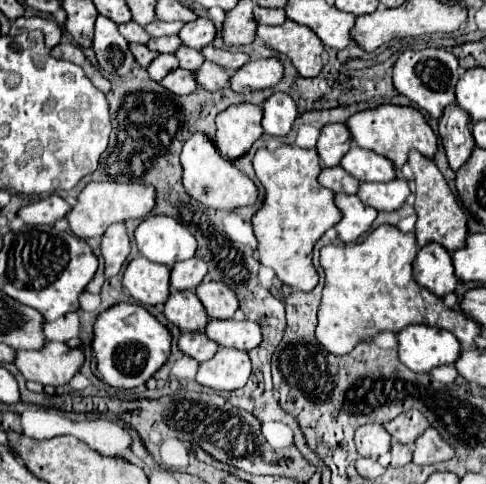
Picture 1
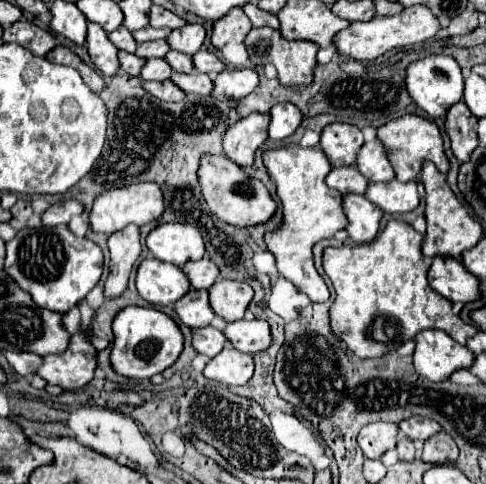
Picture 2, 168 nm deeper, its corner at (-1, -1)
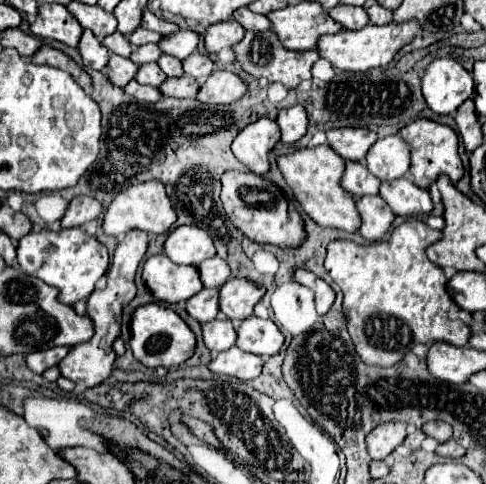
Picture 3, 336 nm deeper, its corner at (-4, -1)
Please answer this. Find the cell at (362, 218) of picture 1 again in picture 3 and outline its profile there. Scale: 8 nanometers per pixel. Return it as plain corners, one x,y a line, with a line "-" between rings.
379,195
355,197
355,205
357,205
357,211
363,221
359,233
367,241
379,241
389,231
393,219
395,219
393,211

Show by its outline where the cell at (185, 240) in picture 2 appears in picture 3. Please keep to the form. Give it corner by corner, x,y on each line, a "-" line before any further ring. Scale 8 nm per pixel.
183,225
173,229
163,245
163,253
177,265
199,265
201,261
215,255
215,245
203,229

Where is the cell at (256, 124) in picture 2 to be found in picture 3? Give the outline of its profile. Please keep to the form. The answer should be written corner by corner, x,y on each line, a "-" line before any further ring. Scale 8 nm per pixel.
273,119
249,123
233,141
233,155
253,173
265,175
269,169
269,151
279,141
279,125

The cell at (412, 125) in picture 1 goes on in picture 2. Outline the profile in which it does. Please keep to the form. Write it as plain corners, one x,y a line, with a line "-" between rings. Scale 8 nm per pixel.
404,115
400,119
388,121
386,125
382,125
378,129
378,139
382,139
384,145
388,147
390,161
394,165
398,181
404,181
404,183
414,181
420,175
420,169
422,169
424,161
432,161
442,173
448,173
448,169
450,169
450,163
444,155
444,141
442,141
440,129
436,127
436,123
432,123
424,117

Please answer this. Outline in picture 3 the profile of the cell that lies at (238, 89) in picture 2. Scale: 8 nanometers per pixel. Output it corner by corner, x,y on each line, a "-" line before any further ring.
215,69
215,73
211,73
211,77
201,85
197,99
201,103
229,105
239,101
245,93
247,93
247,83
239,75

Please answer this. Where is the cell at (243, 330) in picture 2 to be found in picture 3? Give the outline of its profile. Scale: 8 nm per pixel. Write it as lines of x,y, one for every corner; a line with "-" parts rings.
249,317
237,329
237,347
253,355
275,355
285,337
271,319

